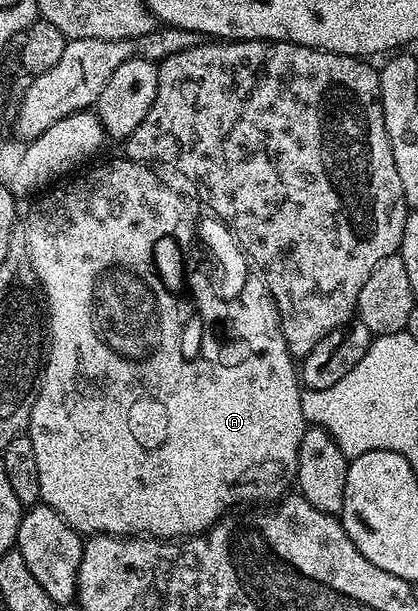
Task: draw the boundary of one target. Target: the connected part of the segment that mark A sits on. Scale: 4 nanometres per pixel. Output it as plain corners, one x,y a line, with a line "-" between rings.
120,160
97,165
94,169
86,168
82,177
70,176
66,185
58,184
53,187
58,189
50,188
50,193
39,198
26,217
24,214
27,251
41,288
47,291
47,360
35,407
31,411
27,436
34,444
40,500
51,506
78,533
180,539
204,534
206,529
217,524
234,507
246,503
273,503
286,496
288,489
285,488
294,484
297,475
299,443
307,428
301,406
303,386
299,380
298,366
283,339
281,316
271,291
265,285
265,278
257,275
247,281
239,303
233,305
233,313
225,317
225,329
213,333
212,319
201,317
201,309
207,308
209,300
215,297
215,285
197,278
196,269
201,265
202,253
198,240
198,214
193,214
188,199
176,193
171,186
164,185
149,170
152,168
148,164

